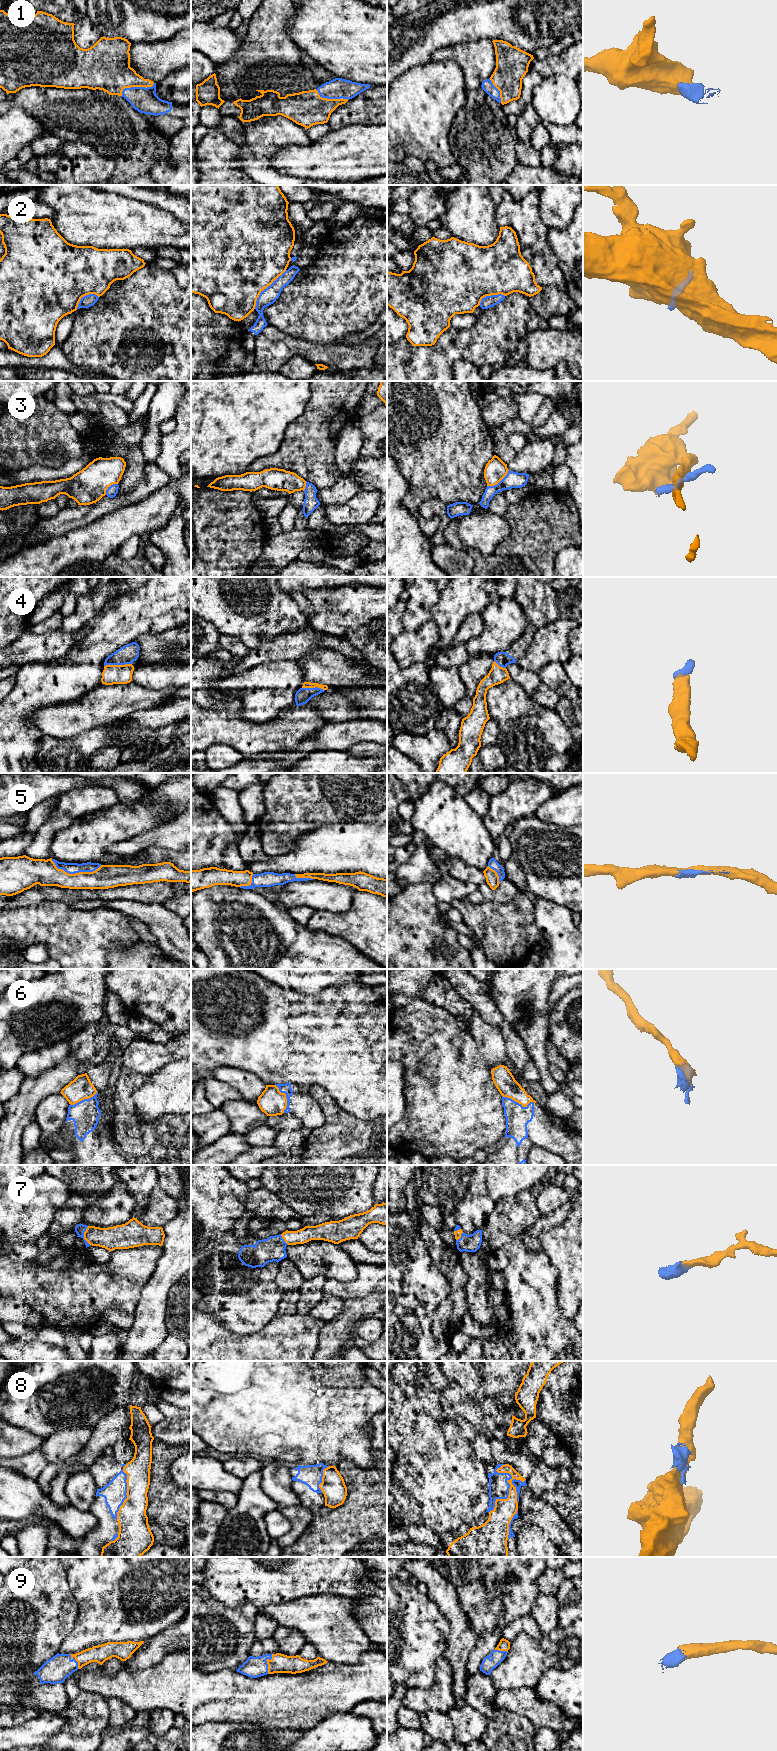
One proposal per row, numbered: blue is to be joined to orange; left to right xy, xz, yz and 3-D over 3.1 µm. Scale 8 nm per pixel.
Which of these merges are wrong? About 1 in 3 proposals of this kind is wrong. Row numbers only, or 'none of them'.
2, 3, 8

